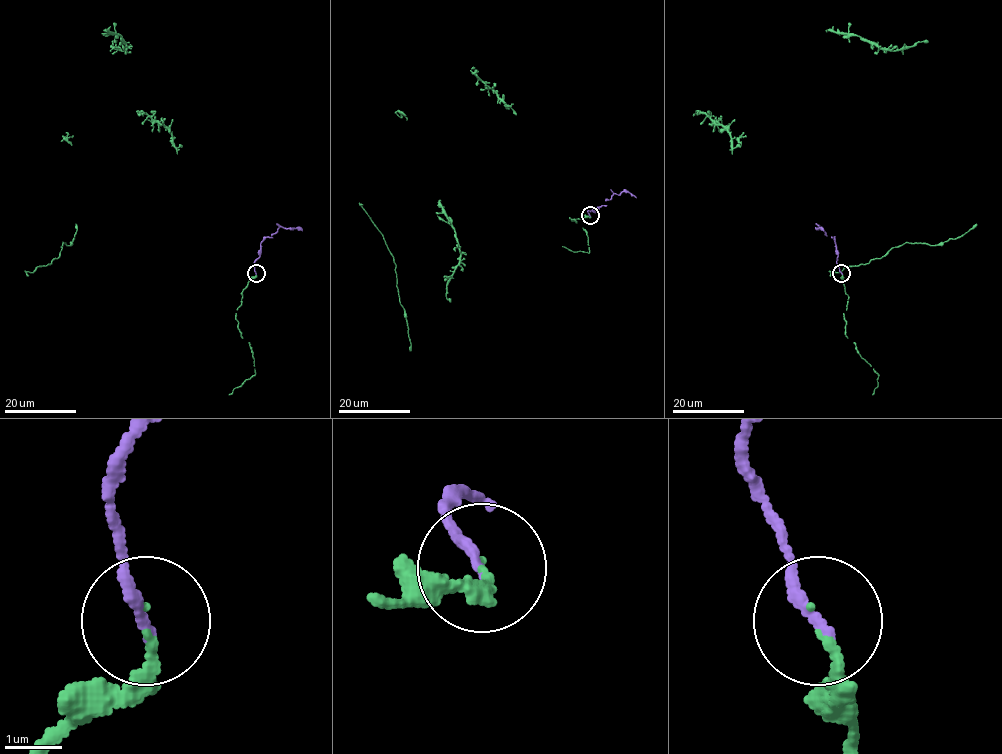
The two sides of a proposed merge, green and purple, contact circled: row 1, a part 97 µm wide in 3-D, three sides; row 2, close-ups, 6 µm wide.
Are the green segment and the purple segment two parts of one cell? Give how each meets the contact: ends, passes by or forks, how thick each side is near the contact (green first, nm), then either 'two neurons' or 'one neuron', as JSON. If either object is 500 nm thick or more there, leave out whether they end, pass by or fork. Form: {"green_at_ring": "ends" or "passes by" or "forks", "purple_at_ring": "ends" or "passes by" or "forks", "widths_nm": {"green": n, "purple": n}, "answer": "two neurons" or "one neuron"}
{"green_at_ring": "ends", "purple_at_ring": "ends", "widths_nm": {"green": 160, "purple": 200}, "answer": "one neuron"}

